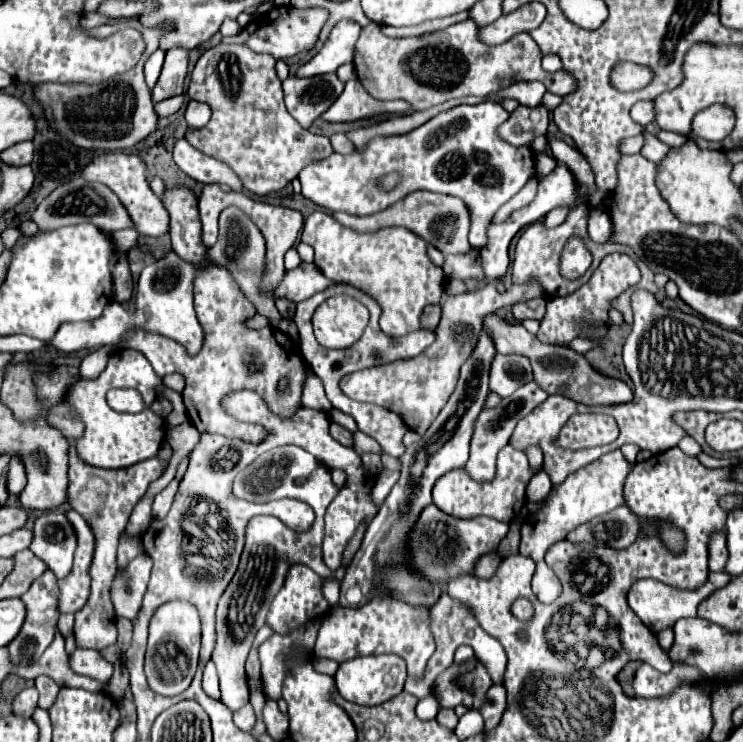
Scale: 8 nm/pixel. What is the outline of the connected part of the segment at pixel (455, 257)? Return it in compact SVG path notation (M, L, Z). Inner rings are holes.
M452 254L452 256L444 256L444 266L442 266L444 274L448 278L458 278L458 280L466 280L466 278L478 278L480 282L484 282L484 272L480 266L480 258L478 254Z

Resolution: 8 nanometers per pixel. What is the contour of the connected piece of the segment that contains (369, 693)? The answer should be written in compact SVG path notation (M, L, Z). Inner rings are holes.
M396 654L362 656L362 658L346 660L340 664L340 668L336 672L336 688L338 688L340 696L348 702L362 704L362 706L376 706L376 704L390 700L392 696L398 696L404 688L404 680L406 680L406 664ZM390 672L392 672L392 686L388 684Z

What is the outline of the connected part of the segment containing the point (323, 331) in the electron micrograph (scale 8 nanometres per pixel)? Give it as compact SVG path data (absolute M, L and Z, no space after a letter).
M346 294L324 300L312 317L316 340L328 350L350 348L360 338L366 324L366 308Z

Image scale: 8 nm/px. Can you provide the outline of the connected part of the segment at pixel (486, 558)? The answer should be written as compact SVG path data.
M496 552L480 556L480 558L476 560L476 564L474 564L474 576L476 576L476 578L490 578L490 576L496 572L498 562L500 562L500 556L498 556Z

